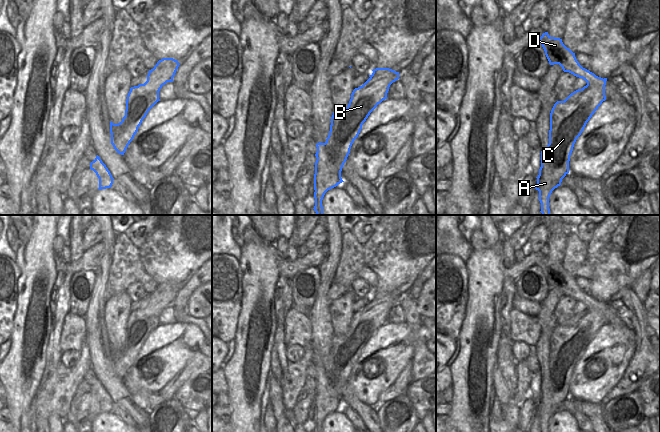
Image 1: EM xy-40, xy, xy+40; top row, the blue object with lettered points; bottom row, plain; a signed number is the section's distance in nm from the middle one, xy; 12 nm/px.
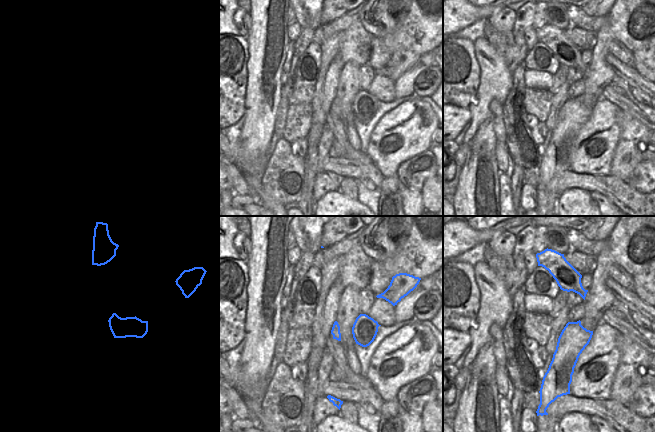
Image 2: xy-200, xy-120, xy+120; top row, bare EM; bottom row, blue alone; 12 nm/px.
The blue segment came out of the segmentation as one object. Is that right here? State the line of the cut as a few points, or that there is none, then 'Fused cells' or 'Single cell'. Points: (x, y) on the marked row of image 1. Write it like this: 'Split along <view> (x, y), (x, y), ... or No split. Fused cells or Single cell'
Split along xy+40 (587, 84), (604, 85). Fused cells.

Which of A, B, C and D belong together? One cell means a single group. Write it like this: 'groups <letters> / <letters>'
groups A B C / D

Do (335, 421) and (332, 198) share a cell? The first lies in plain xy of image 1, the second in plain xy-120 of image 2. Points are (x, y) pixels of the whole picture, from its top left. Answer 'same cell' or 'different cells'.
same cell

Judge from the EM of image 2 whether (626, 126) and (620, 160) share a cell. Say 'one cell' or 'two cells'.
one cell

